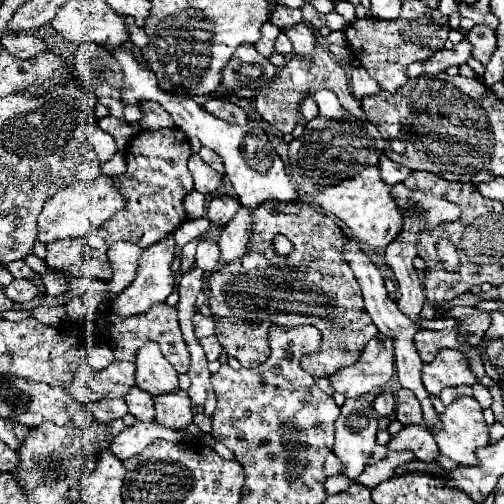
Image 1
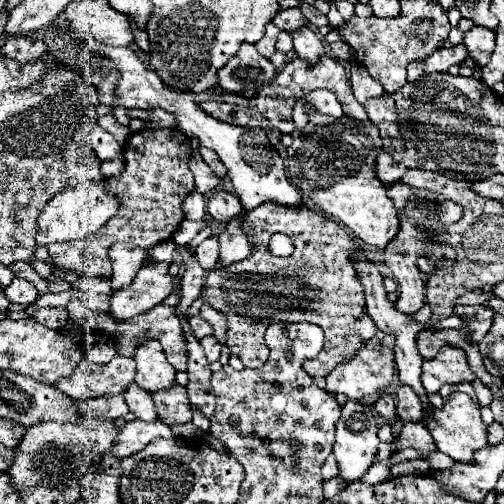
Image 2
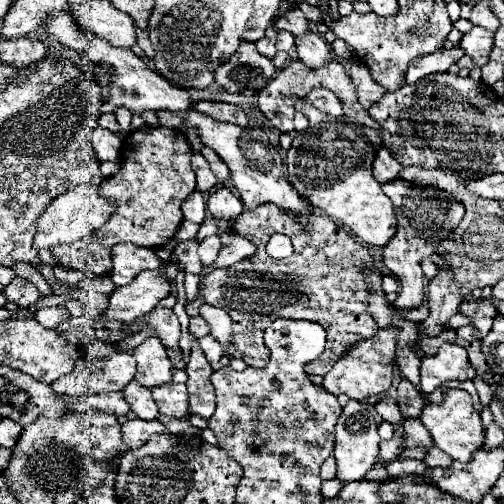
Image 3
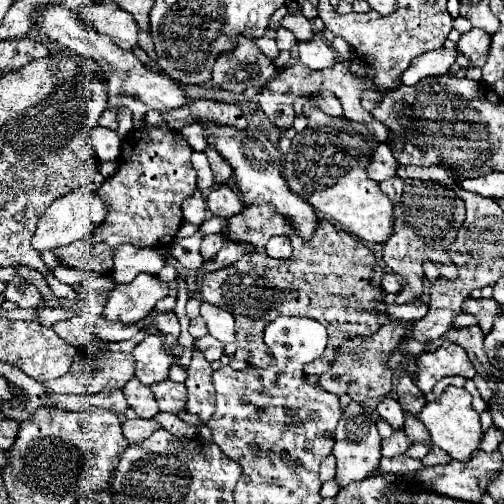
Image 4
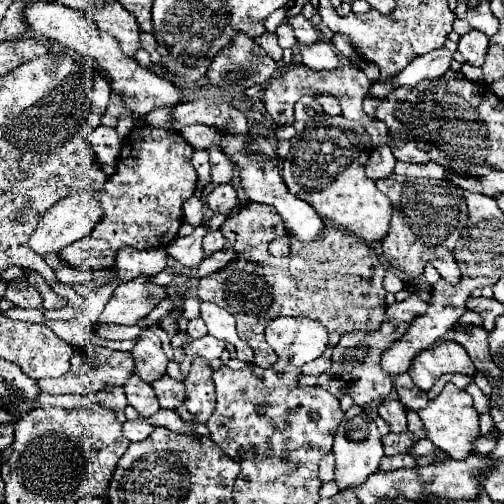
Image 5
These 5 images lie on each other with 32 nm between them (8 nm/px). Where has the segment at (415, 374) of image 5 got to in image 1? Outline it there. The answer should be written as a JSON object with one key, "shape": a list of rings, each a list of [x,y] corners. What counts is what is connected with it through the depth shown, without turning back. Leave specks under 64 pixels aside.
{"shape":[[[440,350],[434,362],[424,364],[422,382],[432,396],[440,396],[440,392],[448,386],[472,386],[476,384],[476,376],[470,370],[468,356],[460,350]]]}

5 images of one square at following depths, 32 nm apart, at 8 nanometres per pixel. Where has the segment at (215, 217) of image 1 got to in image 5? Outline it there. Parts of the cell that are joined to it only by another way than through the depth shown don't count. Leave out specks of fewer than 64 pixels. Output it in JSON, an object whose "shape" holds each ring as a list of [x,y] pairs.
{"shape":[[[220,184],[208,194],[206,202],[214,214],[228,216],[238,206],[238,196],[230,184]]]}

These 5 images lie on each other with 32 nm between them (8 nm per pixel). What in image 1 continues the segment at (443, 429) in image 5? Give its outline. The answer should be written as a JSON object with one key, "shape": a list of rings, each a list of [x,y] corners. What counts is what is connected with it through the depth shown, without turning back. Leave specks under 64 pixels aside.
{"shape":[[[464,396],[462,400],[458,402],[452,402],[450,406],[446,406],[444,414],[440,414],[440,420],[444,424],[442,430],[434,430],[434,440],[438,442],[438,448],[440,448],[440,454],[456,460],[458,464],[462,466],[476,466],[478,464],[478,458],[476,458],[476,450],[486,446],[490,442],[490,432],[488,432],[488,424],[484,422],[484,416],[482,416],[482,408],[480,404],[470,398],[470,396]]]}

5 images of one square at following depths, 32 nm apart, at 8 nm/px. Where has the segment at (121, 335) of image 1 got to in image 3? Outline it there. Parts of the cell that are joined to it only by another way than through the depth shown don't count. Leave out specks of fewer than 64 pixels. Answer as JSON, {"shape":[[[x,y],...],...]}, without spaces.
{"shape":[[[154,308],[148,316],[142,316],[138,322],[124,324],[122,328],[128,328],[132,332],[142,332],[146,328],[152,328],[152,336],[160,338],[164,348],[168,350],[168,358],[172,366],[180,370],[186,368],[186,362],[180,350],[180,322],[170,308]]]}

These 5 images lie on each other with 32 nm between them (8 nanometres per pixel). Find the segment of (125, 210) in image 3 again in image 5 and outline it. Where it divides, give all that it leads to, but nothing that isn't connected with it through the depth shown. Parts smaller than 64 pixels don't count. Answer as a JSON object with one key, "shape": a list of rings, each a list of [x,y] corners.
{"shape":[[[148,124],[134,128],[122,142],[116,172],[106,180],[104,188],[96,192],[104,208],[102,222],[98,222],[84,240],[62,248],[58,252],[60,260],[80,270],[106,270],[122,246],[134,246],[138,250],[168,246],[182,226],[182,202],[196,192],[198,176],[190,162],[192,152],[194,148],[174,130]]]}

